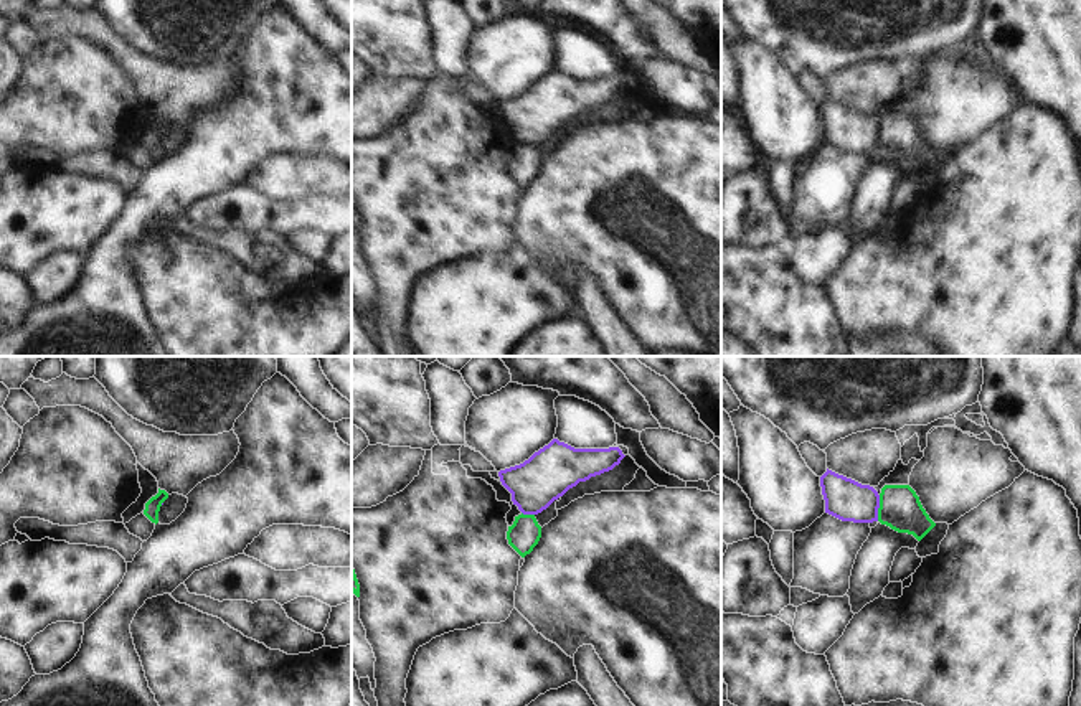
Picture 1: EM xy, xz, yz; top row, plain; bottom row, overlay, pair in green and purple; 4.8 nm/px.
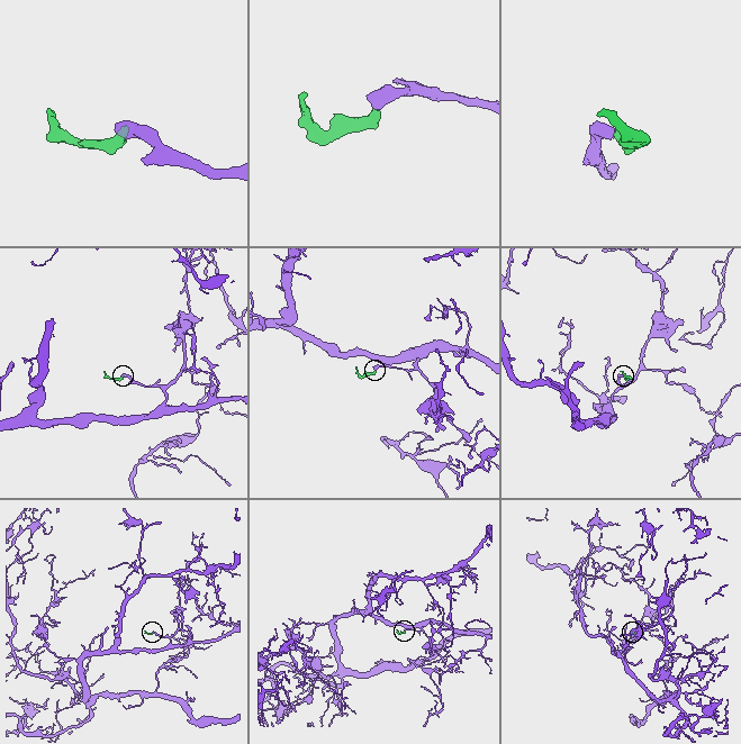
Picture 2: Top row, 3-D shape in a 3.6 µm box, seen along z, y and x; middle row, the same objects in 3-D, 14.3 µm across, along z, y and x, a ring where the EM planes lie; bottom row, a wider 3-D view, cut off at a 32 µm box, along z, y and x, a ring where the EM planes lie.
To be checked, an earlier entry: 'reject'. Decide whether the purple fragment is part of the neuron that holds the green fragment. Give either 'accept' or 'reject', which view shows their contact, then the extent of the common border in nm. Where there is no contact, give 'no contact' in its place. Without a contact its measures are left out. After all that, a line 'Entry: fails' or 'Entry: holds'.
reject | yz | 130 nm
Entry: holds

